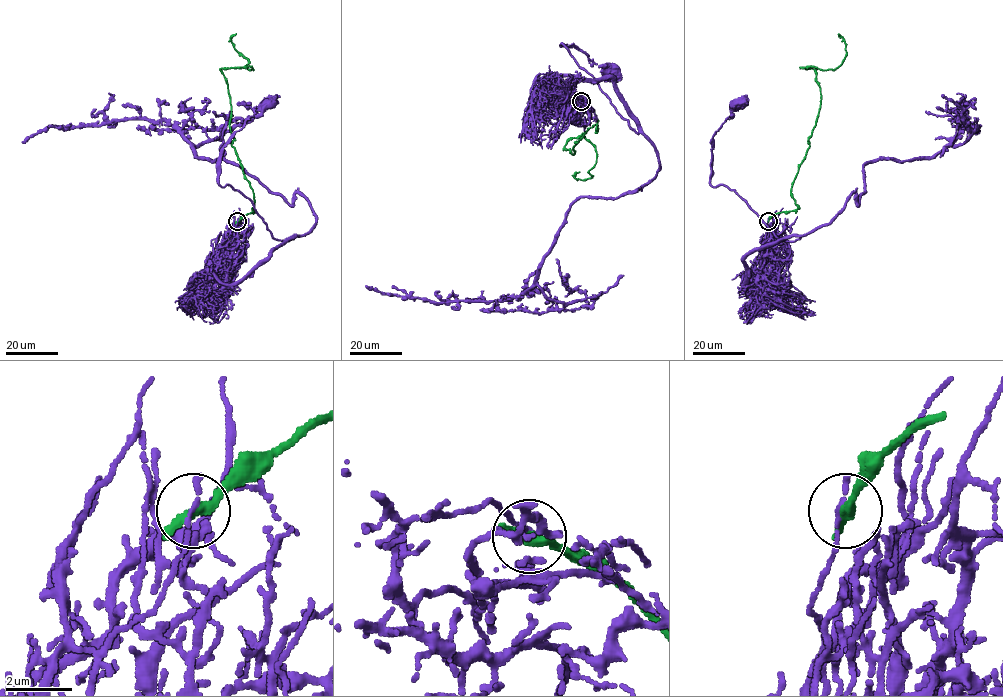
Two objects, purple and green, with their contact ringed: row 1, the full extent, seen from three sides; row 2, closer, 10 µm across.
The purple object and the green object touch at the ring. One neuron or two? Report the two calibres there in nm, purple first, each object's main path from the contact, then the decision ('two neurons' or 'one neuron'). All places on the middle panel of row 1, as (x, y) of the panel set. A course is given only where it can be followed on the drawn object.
calibres 170 and 400 nm; course purple (581, 101), (559, 96), (579, 80), (611, 77), (638, 133), (562, 43), (581, 49), (612, 72); course green (581, 102), (598, 129), (573, 154), (565, 144), (581, 136), (595, 148), (592, 176), (579, 172); two neurons

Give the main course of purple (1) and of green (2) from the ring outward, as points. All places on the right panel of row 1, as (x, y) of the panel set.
1: (767, 221), (746, 285), (744, 259), (799, 236), (779, 239), (710, 183), (712, 136), (739, 100)
2: (768, 221), (797, 208), (791, 187), (820, 104), (816, 72), (803, 68), (838, 66), (846, 54), (839, 33)

